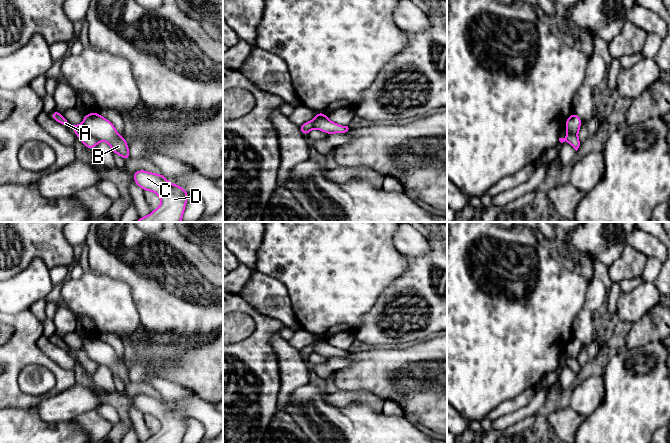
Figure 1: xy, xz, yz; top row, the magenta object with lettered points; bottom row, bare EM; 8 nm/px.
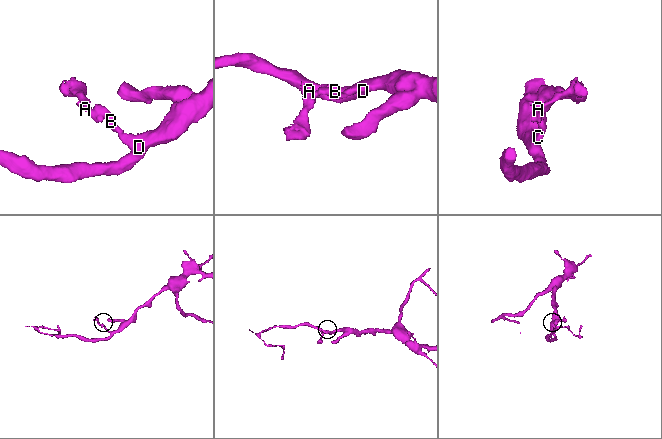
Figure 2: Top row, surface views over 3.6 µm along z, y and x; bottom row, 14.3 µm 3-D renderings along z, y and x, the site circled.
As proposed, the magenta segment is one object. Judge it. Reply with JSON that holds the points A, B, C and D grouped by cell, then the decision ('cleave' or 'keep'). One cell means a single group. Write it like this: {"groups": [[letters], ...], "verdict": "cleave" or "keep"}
{"groups": [["A"], ["B", "C", "D"]], "verdict": "cleave"}

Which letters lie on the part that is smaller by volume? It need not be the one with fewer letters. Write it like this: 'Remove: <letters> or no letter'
Remove: A

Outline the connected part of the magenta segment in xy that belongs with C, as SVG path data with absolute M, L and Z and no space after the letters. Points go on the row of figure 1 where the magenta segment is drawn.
M137 170L133 172L134 182L144 191L152 191L156 193L160 199L160 206L152 210L146 217L139 217L136 222L181 222L183 213L187 205L187 196L190 194L177 184L171 184L164 175L155 174L145 170Z

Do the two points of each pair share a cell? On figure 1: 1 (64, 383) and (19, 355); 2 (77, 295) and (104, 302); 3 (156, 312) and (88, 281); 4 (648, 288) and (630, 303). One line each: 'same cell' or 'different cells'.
1: same cell
2: same cell
3: different cells
4: same cell

